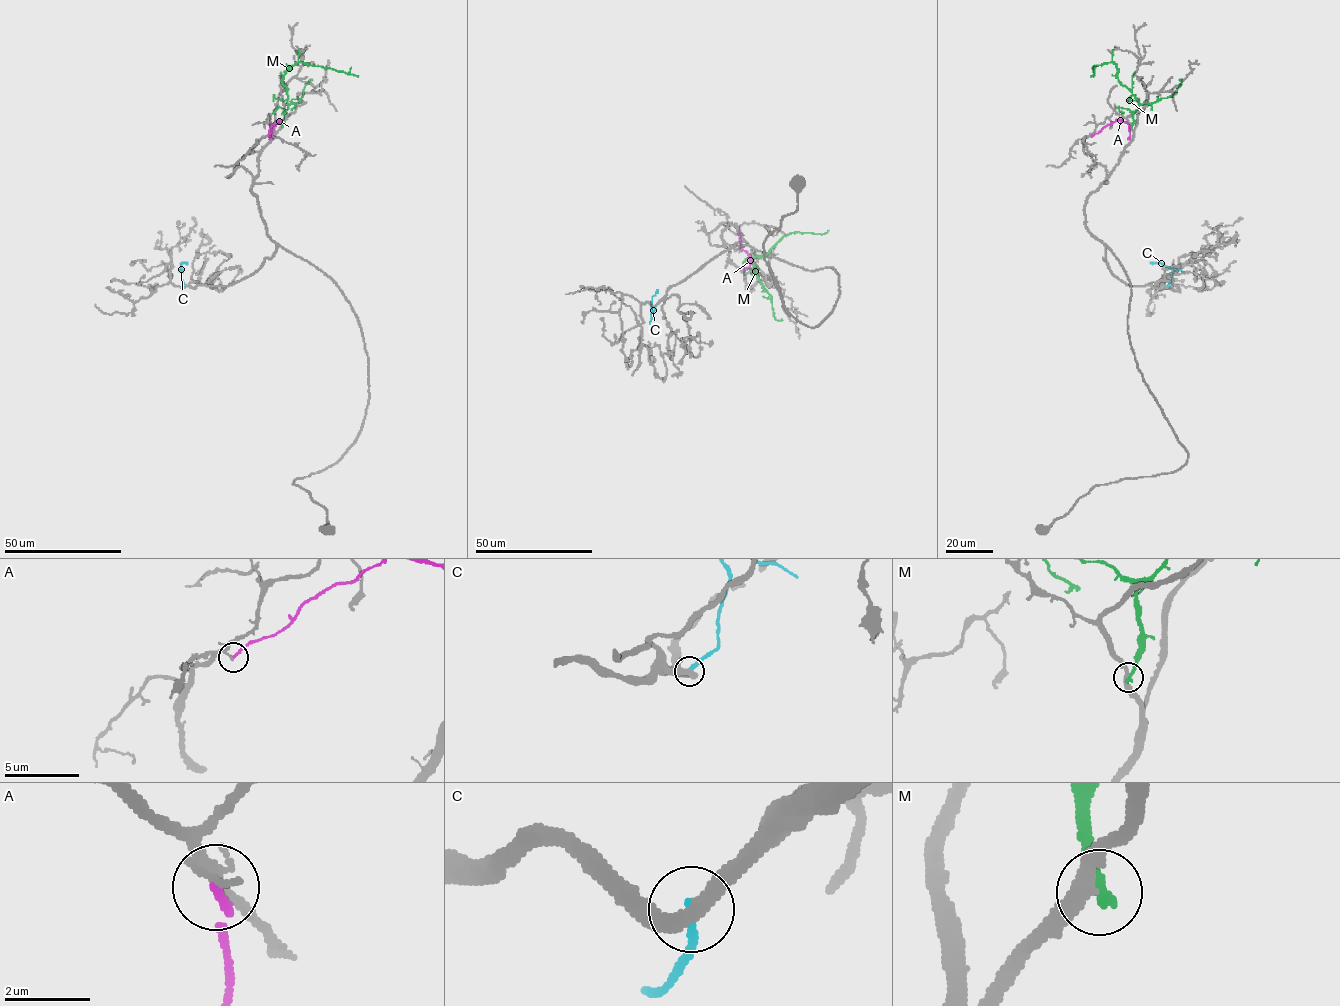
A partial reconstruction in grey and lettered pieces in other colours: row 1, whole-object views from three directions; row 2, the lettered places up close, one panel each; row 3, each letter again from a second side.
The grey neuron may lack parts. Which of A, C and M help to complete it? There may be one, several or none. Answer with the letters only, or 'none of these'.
none of these

